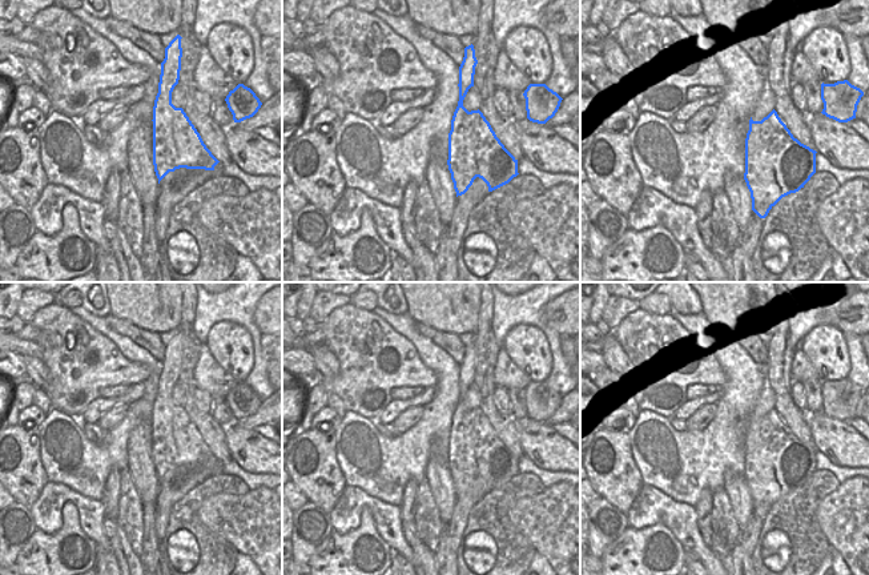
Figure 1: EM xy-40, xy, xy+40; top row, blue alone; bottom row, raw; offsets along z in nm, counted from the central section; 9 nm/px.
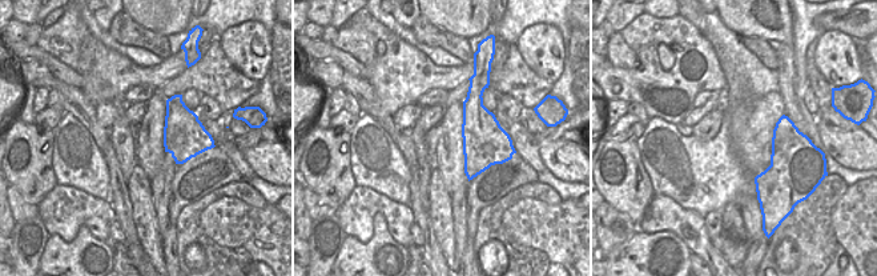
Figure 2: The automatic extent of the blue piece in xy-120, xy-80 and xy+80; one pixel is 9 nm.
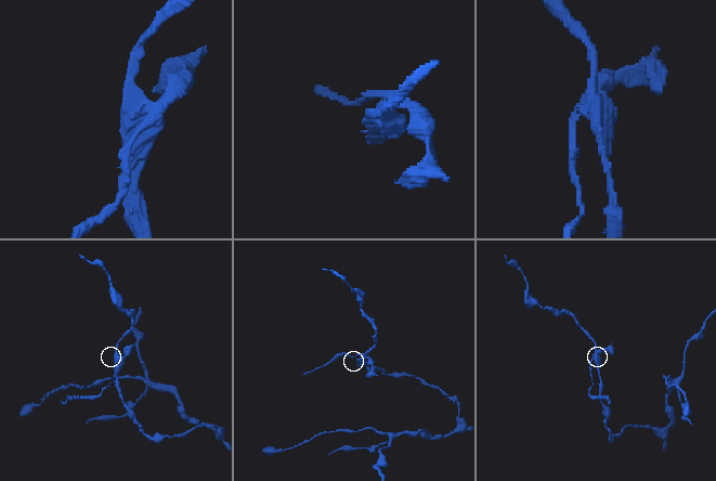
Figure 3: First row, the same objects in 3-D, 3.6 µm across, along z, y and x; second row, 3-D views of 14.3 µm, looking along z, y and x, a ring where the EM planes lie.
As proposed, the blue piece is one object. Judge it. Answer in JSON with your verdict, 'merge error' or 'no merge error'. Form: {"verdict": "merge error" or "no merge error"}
{"verdict": "merge error"}

